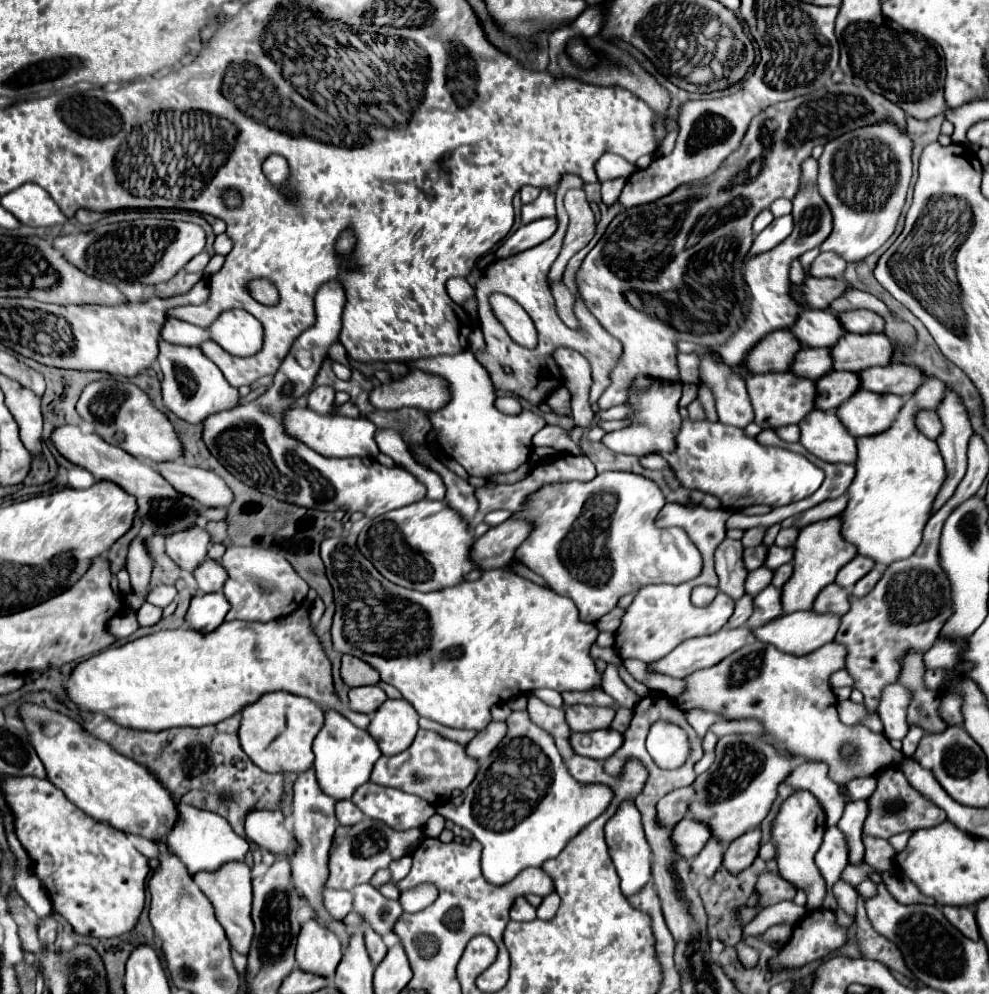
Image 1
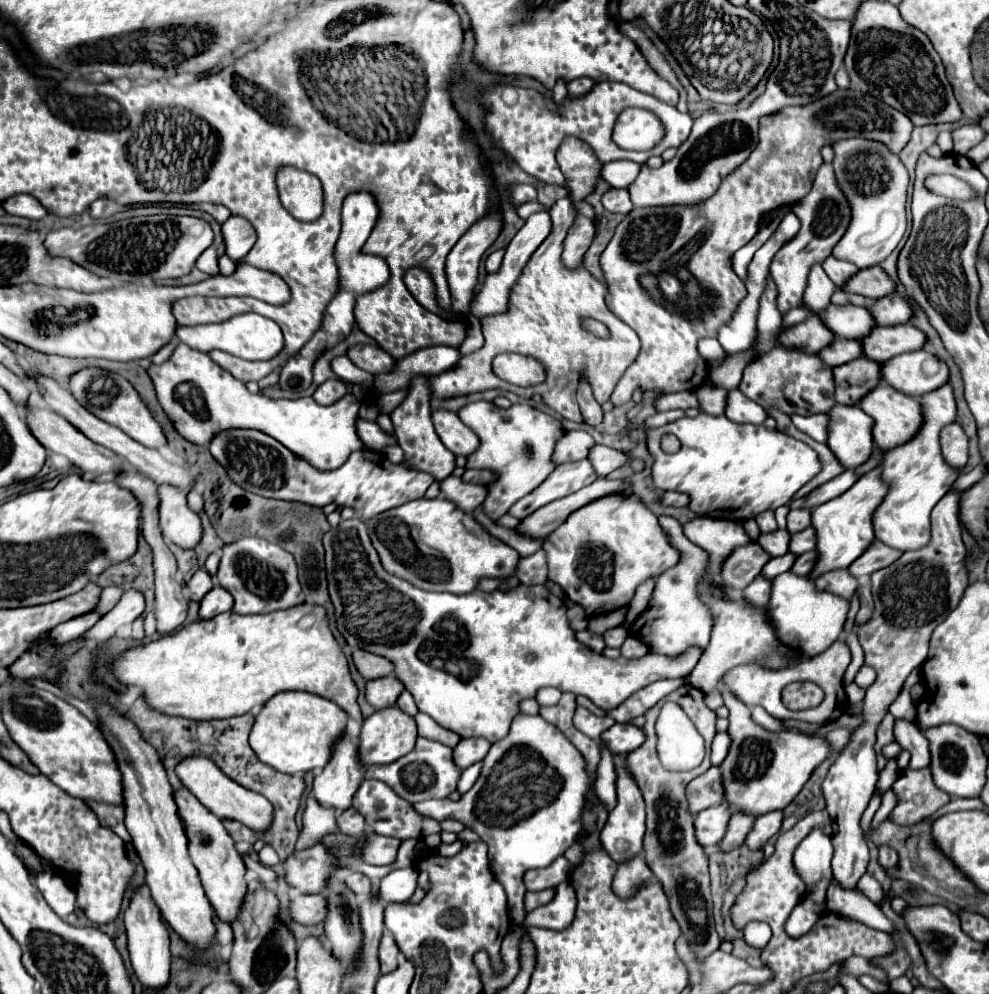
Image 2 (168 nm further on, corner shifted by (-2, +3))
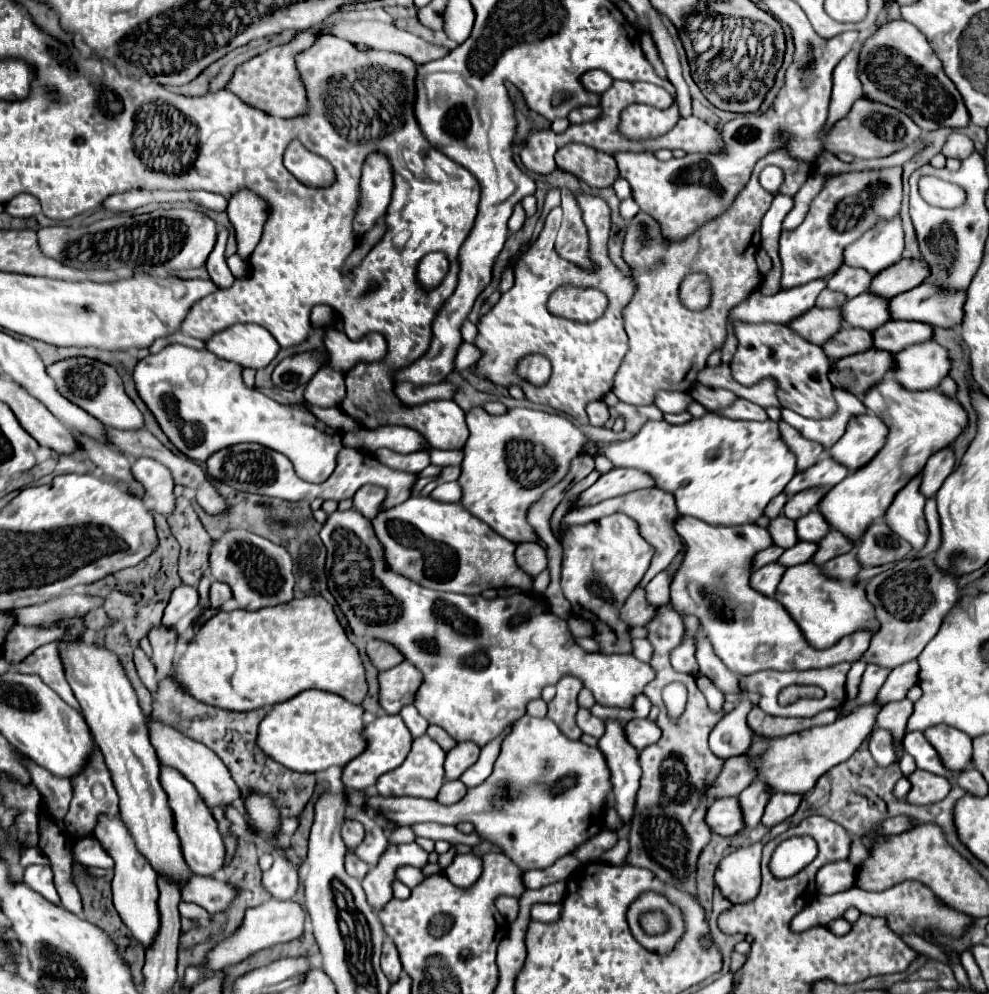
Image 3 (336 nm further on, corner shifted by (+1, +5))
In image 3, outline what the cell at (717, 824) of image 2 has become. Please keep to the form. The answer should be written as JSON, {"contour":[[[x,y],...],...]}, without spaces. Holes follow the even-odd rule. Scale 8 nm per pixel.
{"contour":[[[716,798],[708,808],[706,822],[712,832],[722,836],[734,836],[744,830],[744,814],[738,798]]]}

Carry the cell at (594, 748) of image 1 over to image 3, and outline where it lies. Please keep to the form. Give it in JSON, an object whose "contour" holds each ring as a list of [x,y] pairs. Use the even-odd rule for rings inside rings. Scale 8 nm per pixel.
{"contour":[[[634,718],[626,724],[626,736],[636,750],[642,750],[642,748],[658,742],[658,738],[662,736],[662,730],[658,728],[658,724],[654,720]]]}

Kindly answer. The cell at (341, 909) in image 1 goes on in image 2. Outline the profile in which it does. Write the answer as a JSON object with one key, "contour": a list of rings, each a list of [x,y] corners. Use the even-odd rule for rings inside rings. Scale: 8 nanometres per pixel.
{"contour":[[[303,894],[293,898],[291,916],[301,924],[317,924],[327,916],[327,896],[325,894]]]}

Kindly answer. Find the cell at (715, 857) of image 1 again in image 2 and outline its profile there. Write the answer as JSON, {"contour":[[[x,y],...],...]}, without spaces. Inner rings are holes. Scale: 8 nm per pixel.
{"contour":[[[733,812],[733,818],[729,820],[725,838],[717,844],[717,848],[721,848],[721,852],[731,852],[733,848],[739,848],[745,840],[745,836],[749,834],[749,830],[753,828],[755,818],[743,812]]]}

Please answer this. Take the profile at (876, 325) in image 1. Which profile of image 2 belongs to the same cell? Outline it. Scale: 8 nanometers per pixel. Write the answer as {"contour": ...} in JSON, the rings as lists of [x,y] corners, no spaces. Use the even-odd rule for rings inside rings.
{"contour":[[[889,294],[889,296],[883,296],[883,298],[875,300],[869,306],[869,312],[871,312],[877,326],[895,326],[895,324],[909,322],[909,318],[913,314],[913,308],[901,296]]]}

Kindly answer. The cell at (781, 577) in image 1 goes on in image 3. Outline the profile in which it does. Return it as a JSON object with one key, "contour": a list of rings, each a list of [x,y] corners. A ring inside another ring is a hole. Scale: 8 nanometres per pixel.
{"contour":[[[830,530],[828,534],[826,534],[826,538],[822,538],[822,542],[818,542],[818,552],[814,554],[814,558],[812,558],[812,562],[814,564],[818,564],[818,566],[822,566],[822,564],[826,564],[828,560],[832,560],[834,556],[840,556],[840,554],[846,554],[846,552],[850,552],[850,550],[854,550],[856,548],[856,542],[854,540],[850,540],[848,536],[844,536],[842,532],[838,532],[838,530]]]}

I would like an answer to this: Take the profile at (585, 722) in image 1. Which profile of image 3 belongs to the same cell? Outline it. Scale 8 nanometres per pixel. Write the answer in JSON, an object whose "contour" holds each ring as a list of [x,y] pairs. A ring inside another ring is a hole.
{"contour":[[[586,708],[578,710],[576,722],[578,722],[578,726],[580,726],[582,732],[586,732],[586,734],[590,734],[594,738],[600,738],[604,734],[604,722],[600,718],[594,718],[590,714],[590,710],[586,710]]]}

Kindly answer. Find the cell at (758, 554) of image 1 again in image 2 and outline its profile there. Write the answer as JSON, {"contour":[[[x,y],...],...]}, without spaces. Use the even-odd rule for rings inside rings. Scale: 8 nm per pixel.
{"contour":[[[775,530],[769,534],[761,534],[757,544],[761,544],[761,548],[765,548],[765,552],[769,552],[771,558],[775,558],[775,556],[783,556],[787,552],[789,538],[791,536],[787,530]]]}

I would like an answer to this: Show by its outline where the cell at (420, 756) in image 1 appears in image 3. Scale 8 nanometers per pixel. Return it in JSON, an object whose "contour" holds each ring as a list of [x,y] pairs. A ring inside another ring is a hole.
{"contour":[[[420,736],[414,740],[412,750],[408,754],[408,758],[404,760],[402,766],[398,766],[394,772],[384,774],[378,784],[376,790],[382,796],[414,796],[414,798],[436,798],[440,792],[440,786],[444,784],[444,756],[446,752],[430,738],[430,736]]]}

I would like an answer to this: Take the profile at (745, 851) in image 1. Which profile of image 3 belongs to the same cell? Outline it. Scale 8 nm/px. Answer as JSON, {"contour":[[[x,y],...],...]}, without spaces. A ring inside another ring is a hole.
{"contour":[[[772,794],[766,812],[762,816],[762,824],[768,828],[780,824],[782,820],[790,818],[794,810],[798,810],[800,802],[802,802],[802,794]]]}

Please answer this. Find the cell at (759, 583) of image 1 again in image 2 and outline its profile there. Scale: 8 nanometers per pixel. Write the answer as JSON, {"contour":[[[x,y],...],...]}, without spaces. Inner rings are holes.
{"contour":[[[785,554],[785,556],[781,556],[781,558],[771,558],[771,560],[765,564],[765,568],[761,570],[761,576],[765,576],[767,580],[773,580],[775,576],[787,572],[787,570],[791,568],[793,560],[795,560],[795,554]]]}

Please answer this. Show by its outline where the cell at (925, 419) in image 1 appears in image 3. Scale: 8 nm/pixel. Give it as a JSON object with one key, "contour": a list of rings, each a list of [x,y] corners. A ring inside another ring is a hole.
{"contour":[[[944,448],[938,454],[934,454],[924,470],[922,470],[922,484],[920,490],[926,498],[934,498],[938,488],[942,486],[942,482],[952,474],[954,470],[954,452],[952,448]]]}

